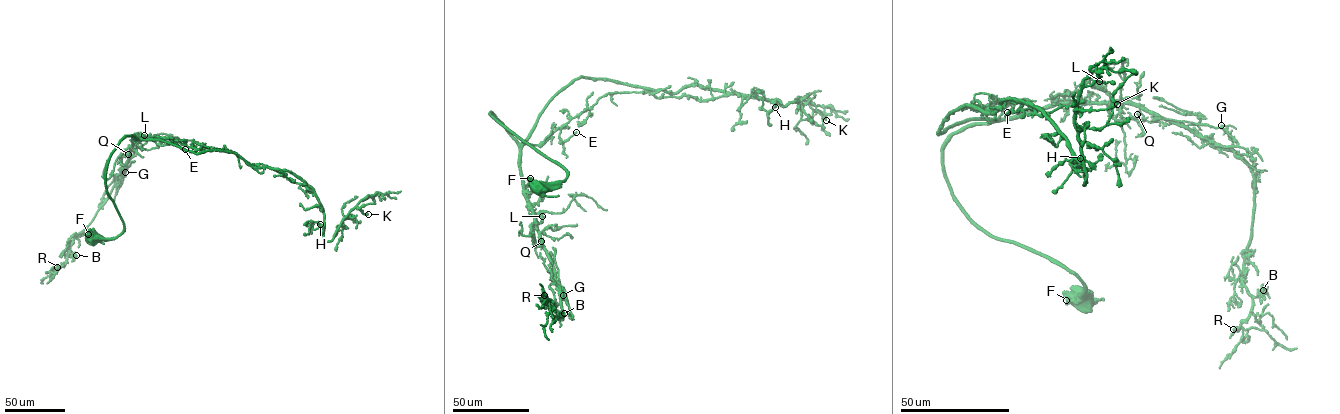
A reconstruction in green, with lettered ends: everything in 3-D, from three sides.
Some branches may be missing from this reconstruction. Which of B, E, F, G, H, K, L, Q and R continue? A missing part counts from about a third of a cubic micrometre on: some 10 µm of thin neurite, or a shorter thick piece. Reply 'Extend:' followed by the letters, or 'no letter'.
Extend: B, E, L

